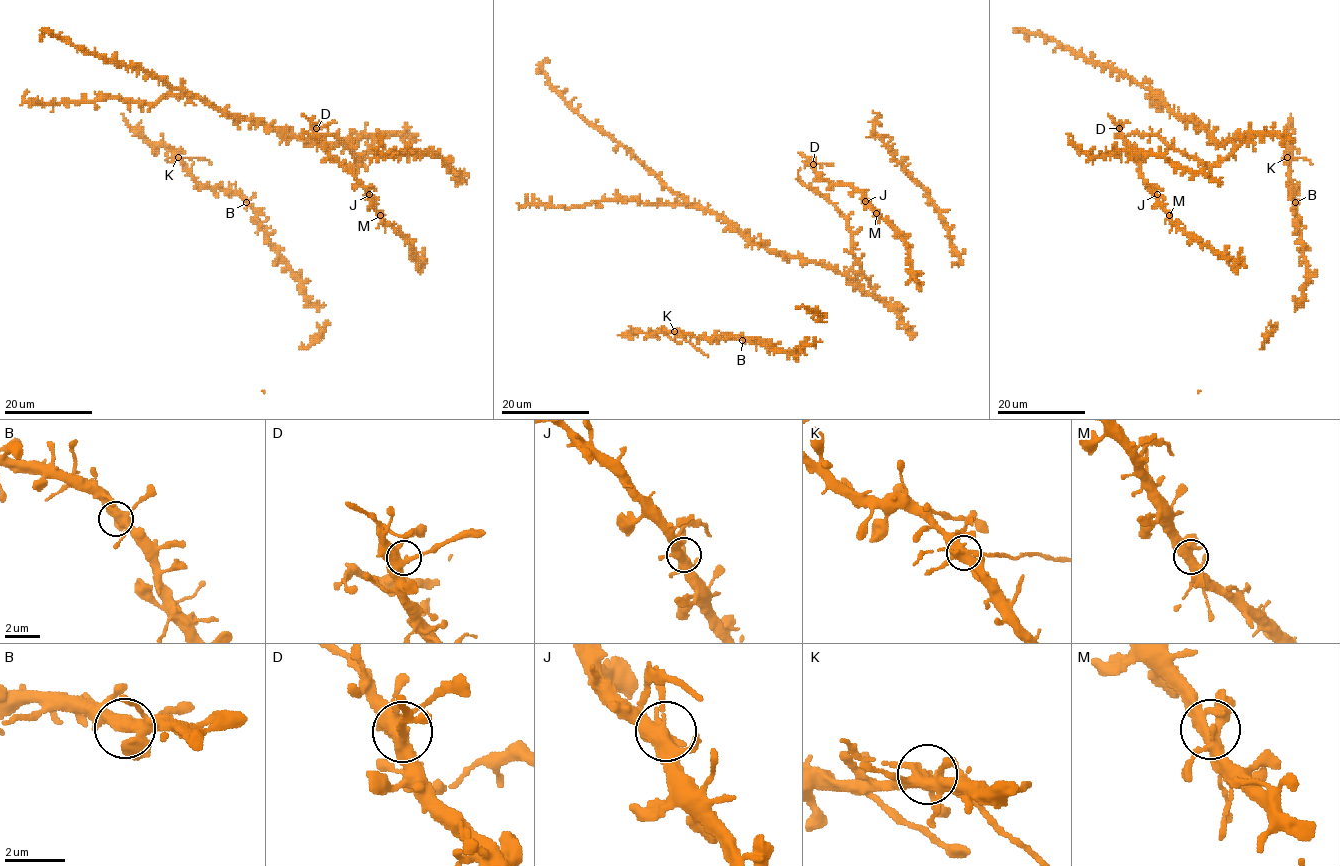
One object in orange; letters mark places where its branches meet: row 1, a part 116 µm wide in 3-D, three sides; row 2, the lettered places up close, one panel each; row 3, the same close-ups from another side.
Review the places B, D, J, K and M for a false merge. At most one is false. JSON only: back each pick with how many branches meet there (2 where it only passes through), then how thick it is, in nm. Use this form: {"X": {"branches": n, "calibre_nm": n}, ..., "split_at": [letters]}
{"K": {"branches": 7, "calibre_nm": 440}, "split_at": ["K"]}

